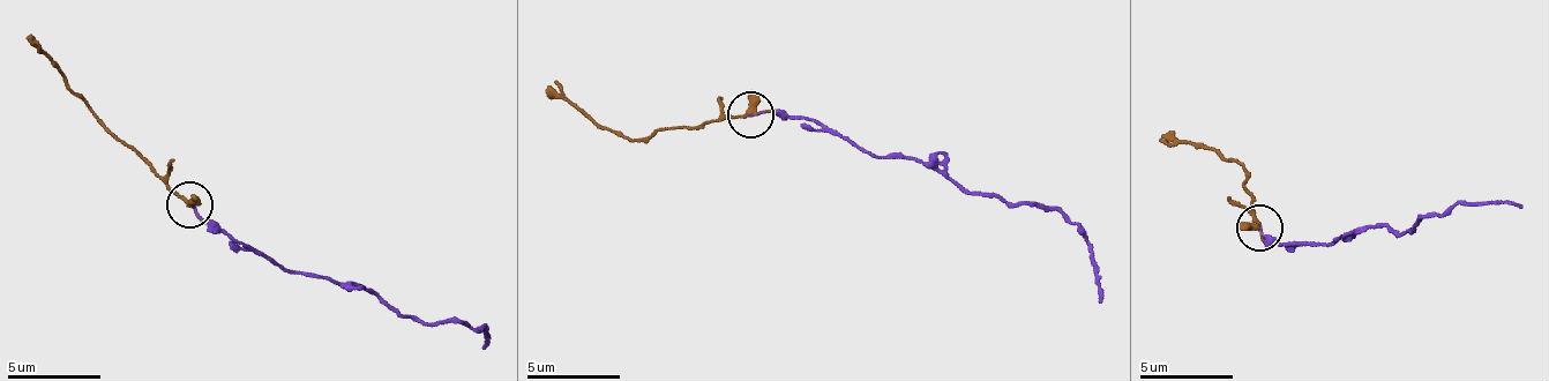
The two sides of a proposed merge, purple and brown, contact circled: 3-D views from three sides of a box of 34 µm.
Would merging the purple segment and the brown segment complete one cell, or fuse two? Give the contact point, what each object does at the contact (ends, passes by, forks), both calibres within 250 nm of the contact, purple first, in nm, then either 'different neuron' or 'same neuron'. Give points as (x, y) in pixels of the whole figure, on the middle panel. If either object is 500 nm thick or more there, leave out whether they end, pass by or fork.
(750, 114) | purple ends | brown passes by | 130/280 nm | same neuron

